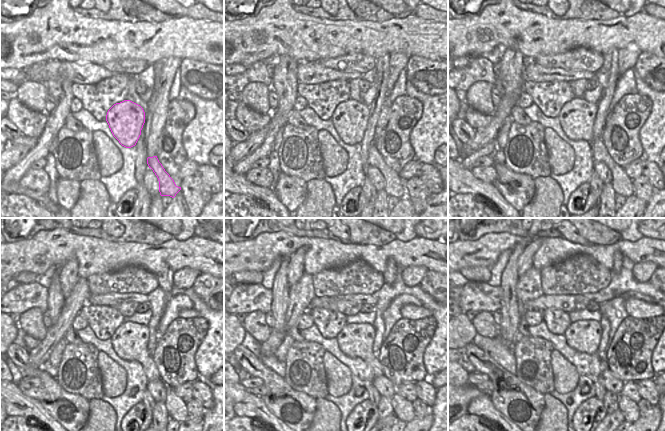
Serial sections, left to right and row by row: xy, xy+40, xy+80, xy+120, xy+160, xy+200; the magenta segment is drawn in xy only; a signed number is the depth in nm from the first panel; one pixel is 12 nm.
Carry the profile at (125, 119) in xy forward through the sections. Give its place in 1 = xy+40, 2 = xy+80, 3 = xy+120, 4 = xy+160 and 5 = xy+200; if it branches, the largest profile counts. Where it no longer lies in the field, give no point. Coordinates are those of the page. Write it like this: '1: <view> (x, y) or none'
1: xy+40 (350, 117)
2: xy+80 (576, 117)
3: xy+120 (130, 340)
4: xy+160 (355, 340)
5: xy+200 (584, 336)

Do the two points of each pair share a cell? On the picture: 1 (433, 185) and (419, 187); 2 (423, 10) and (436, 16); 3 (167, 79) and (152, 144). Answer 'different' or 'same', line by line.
1: different
2: same
3: same

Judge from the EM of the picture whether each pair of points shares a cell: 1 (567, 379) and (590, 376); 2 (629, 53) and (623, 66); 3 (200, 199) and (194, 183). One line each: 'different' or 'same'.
1: different
2: same
3: same

